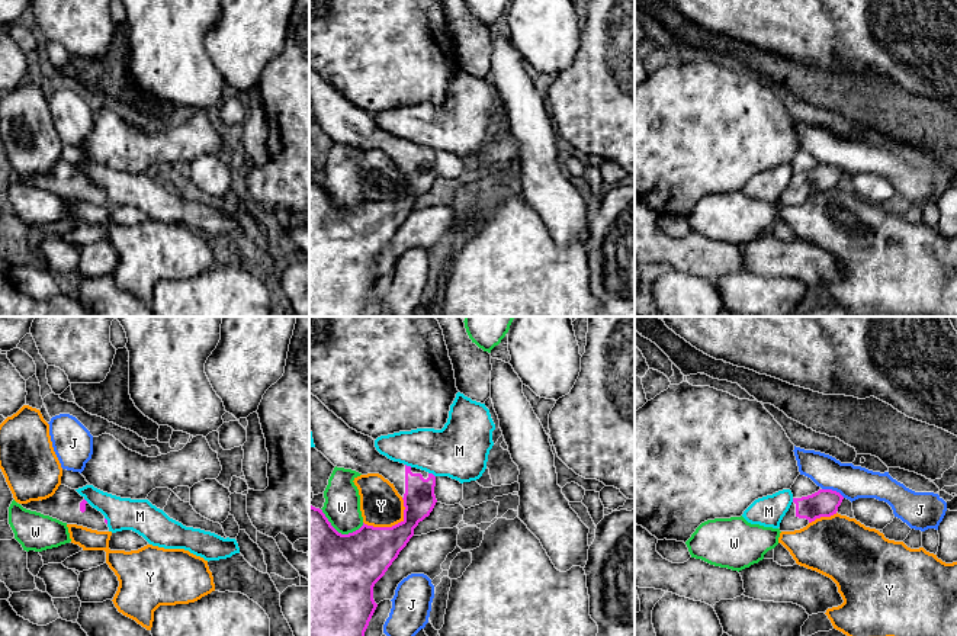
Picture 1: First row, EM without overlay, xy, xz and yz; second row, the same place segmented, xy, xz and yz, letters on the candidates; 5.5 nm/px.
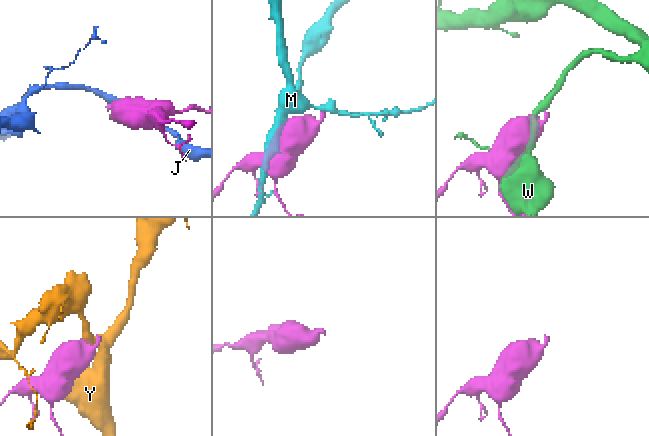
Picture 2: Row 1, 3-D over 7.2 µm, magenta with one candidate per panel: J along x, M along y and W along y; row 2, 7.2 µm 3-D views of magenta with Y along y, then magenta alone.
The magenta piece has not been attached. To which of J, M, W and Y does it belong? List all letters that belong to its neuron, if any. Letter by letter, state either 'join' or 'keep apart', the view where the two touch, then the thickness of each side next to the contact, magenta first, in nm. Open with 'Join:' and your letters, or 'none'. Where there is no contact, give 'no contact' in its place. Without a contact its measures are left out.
Join: none
J: keep apart; contact in yz; calibres 150 and 190 nm
M: keep apart; contact in xz; calibres 180 and 320 nm
W: keep apart; contact in xz; calibres 500 and 200 nm
Y: keep apart; contact in xz; calibres 300 and 240 nm

